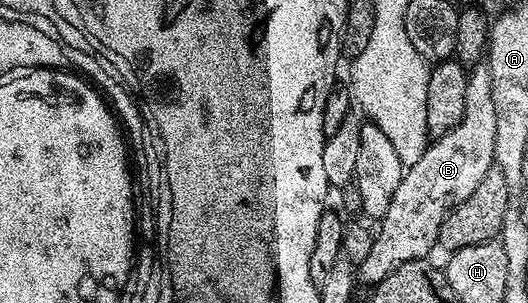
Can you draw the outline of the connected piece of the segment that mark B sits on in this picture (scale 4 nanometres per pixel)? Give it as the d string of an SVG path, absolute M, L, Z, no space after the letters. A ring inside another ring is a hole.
M482 61L472 64L468 72L463 121L447 134L436 136L435 142L425 148L423 157L407 168L399 189L395 189L395 197L391 197L391 205L387 205L387 213L379 221L381 228L376 228L371 253L359 266L362 284L379 284L399 265L425 259L428 251L438 246L439 225L443 225L447 212L457 203L467 201L494 166L495 101L491 101L491 69L488 62Z

